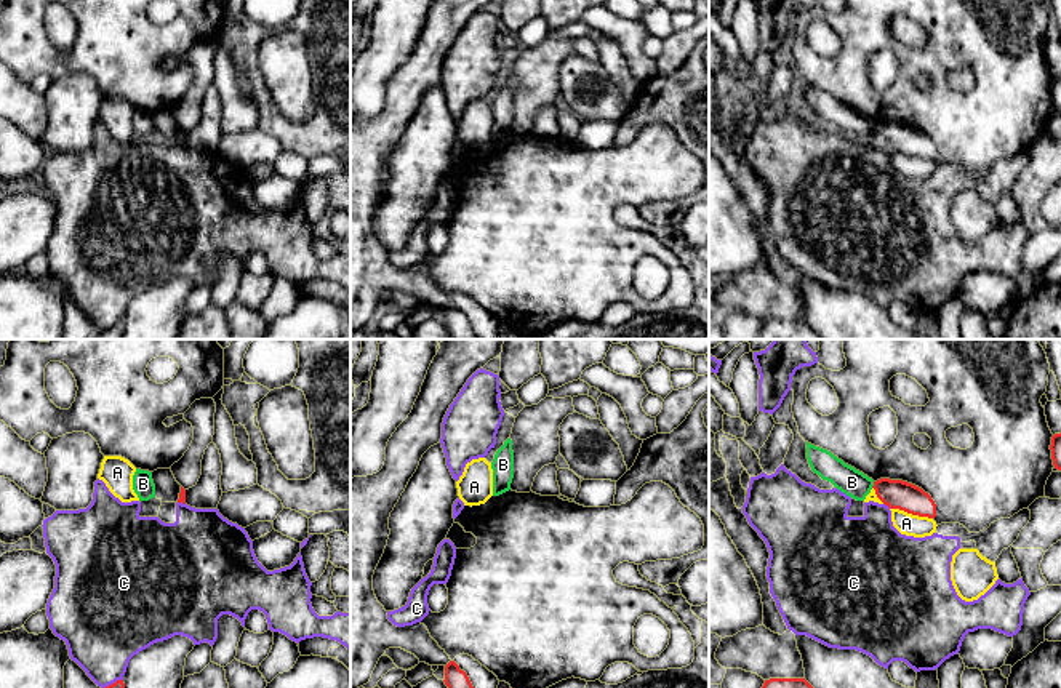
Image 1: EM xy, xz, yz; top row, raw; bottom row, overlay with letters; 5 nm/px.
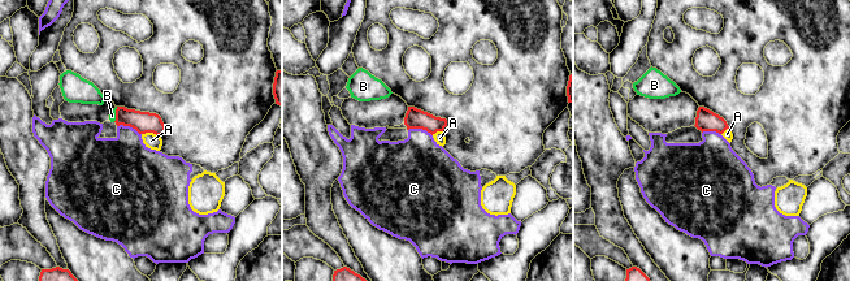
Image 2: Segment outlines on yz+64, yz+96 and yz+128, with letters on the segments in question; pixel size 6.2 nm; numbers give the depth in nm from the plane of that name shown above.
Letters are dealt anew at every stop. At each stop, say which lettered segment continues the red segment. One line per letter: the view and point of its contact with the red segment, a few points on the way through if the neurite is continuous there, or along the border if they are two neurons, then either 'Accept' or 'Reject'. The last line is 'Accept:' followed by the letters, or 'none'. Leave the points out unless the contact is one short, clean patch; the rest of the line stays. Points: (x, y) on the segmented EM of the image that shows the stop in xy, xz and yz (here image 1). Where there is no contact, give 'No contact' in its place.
A: Touches red at yz (911, 512). Reject
B: Touches red at yz (874, 485). Boundary: yz (874, 482), (871, 487). Reject
C: Touches red at yz (887, 504). Reject
Accept: none

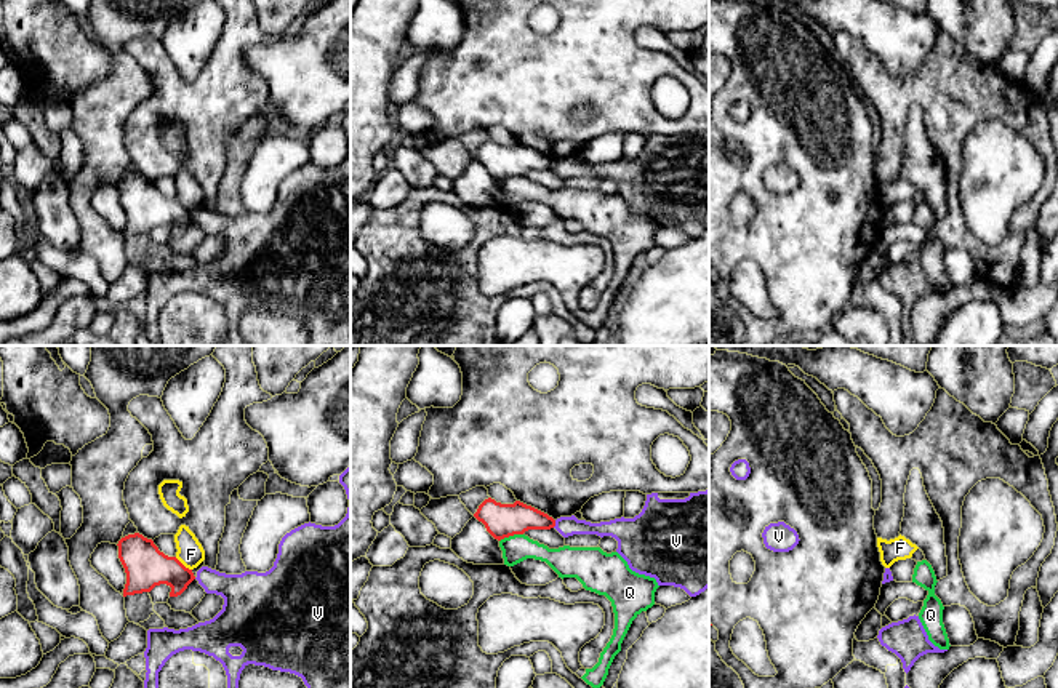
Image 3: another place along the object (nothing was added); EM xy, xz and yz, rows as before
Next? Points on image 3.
F: Touches red at xy (181, 564). Boundary: xy (175, 557), (191, 570). Reject
Q: Touches red at xz (511, 535). Boundary: xz (522, 533), (504, 536), (500, 541). Reject
V: Touches red at xz (554, 524). Boundary: xz (556, 520), (553, 527). Reject
Accept: none

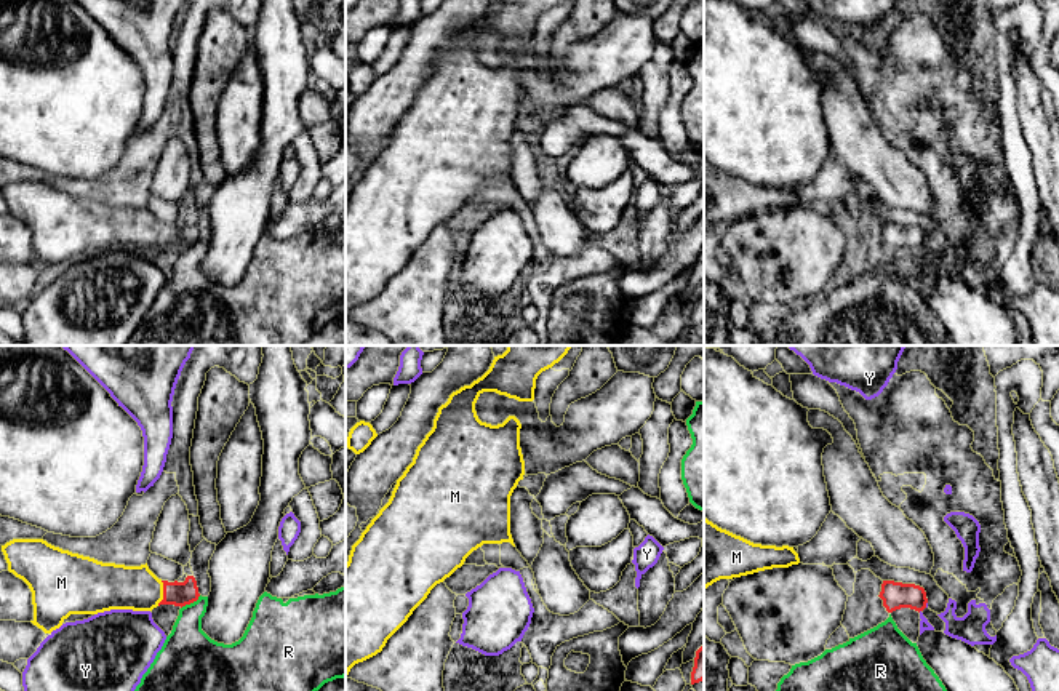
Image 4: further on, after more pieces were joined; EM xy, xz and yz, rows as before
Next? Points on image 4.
M: Touches red at xy (163, 594). Path across: xy (179, 594), (163, 594), (115, 586). Accept
R: Touches red at xy (191, 602). Reject
Y: Touches red at yz (925, 605). Reject
Accept: M

